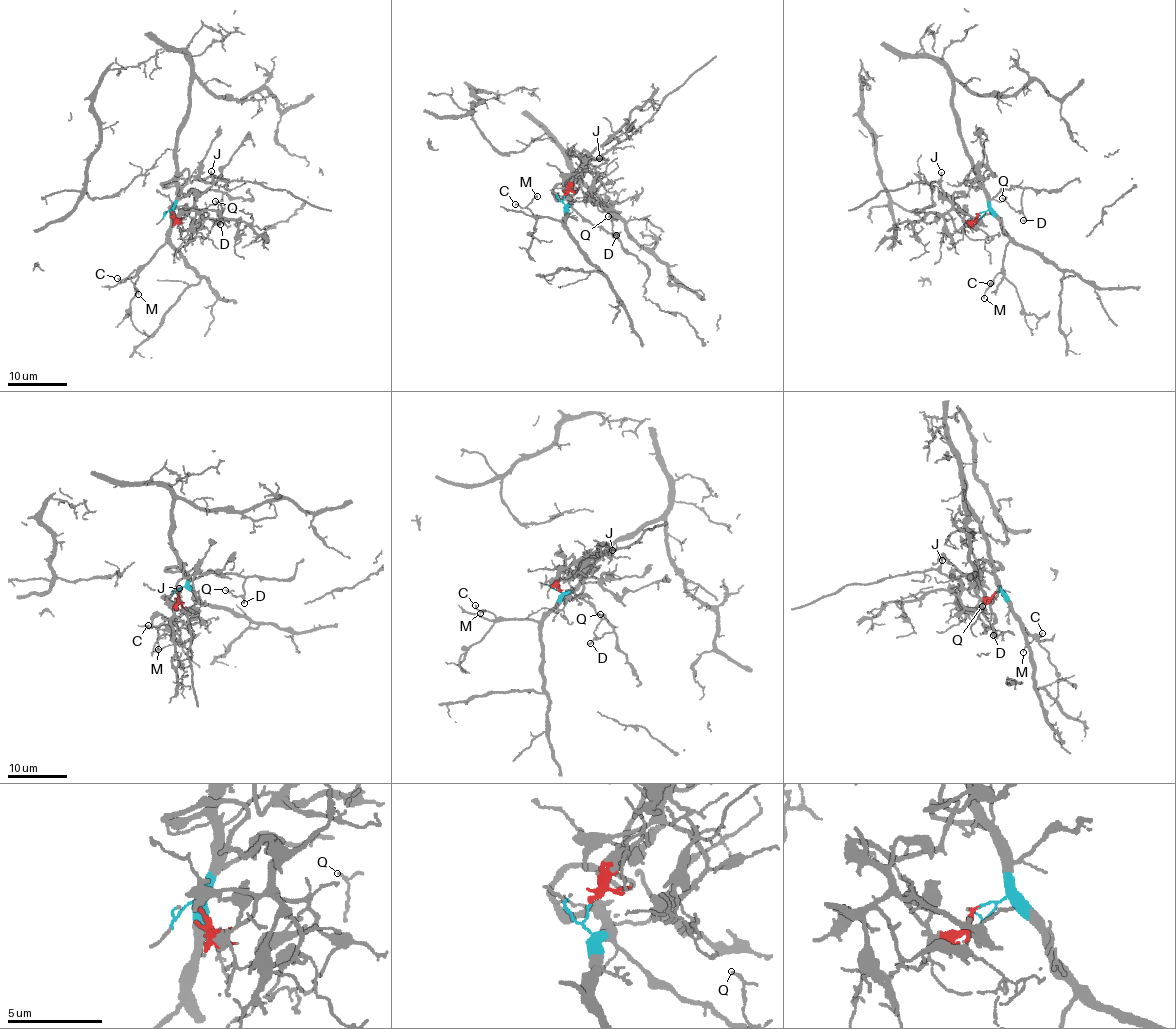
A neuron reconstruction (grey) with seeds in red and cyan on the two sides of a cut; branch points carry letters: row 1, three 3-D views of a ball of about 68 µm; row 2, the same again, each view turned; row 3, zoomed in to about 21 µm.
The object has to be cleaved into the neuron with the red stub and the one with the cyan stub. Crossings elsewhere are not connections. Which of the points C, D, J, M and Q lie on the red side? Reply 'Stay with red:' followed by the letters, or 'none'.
Stay with red: J

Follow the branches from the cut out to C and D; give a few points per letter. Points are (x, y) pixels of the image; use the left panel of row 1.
C: (171, 211), (166, 242), (131, 274), (121, 279), (117, 278)
D: (171, 211), (191, 191), (219, 190), (222, 215), (217, 223), (220, 224)

